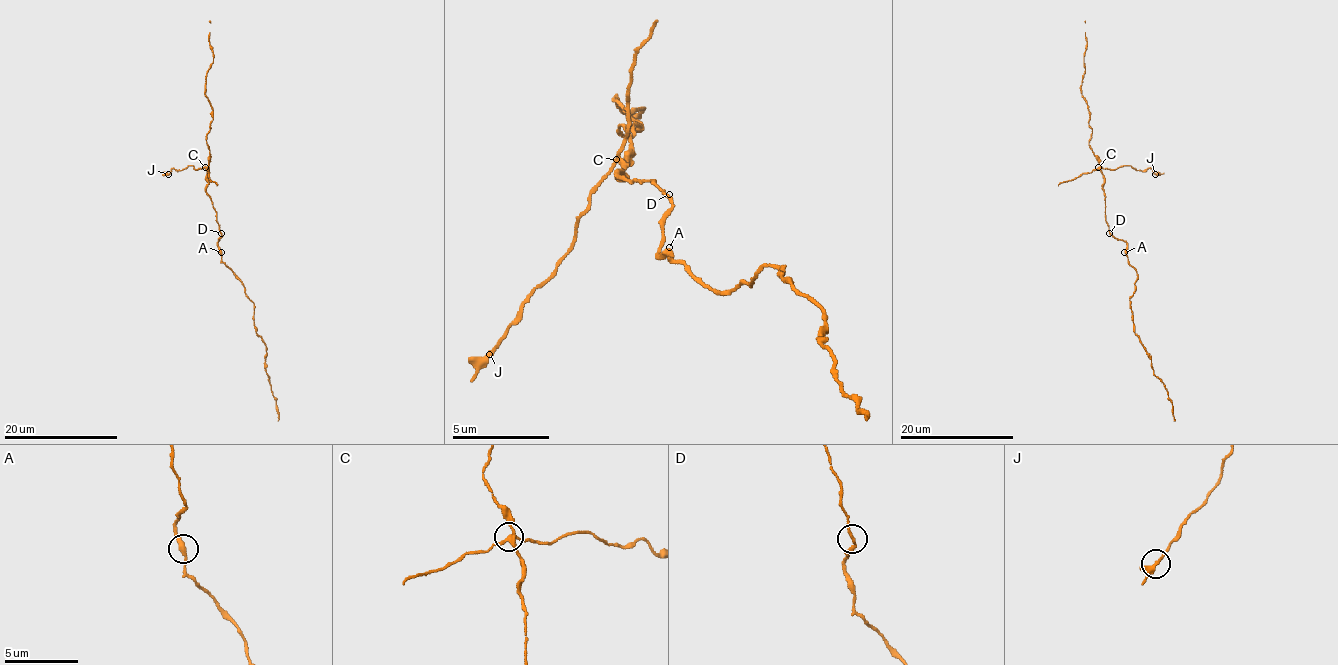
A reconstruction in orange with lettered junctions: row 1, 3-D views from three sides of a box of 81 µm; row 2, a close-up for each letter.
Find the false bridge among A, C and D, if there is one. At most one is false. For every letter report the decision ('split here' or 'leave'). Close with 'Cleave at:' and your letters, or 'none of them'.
A: leave
C: split here
D: leave
Cleave at: C

